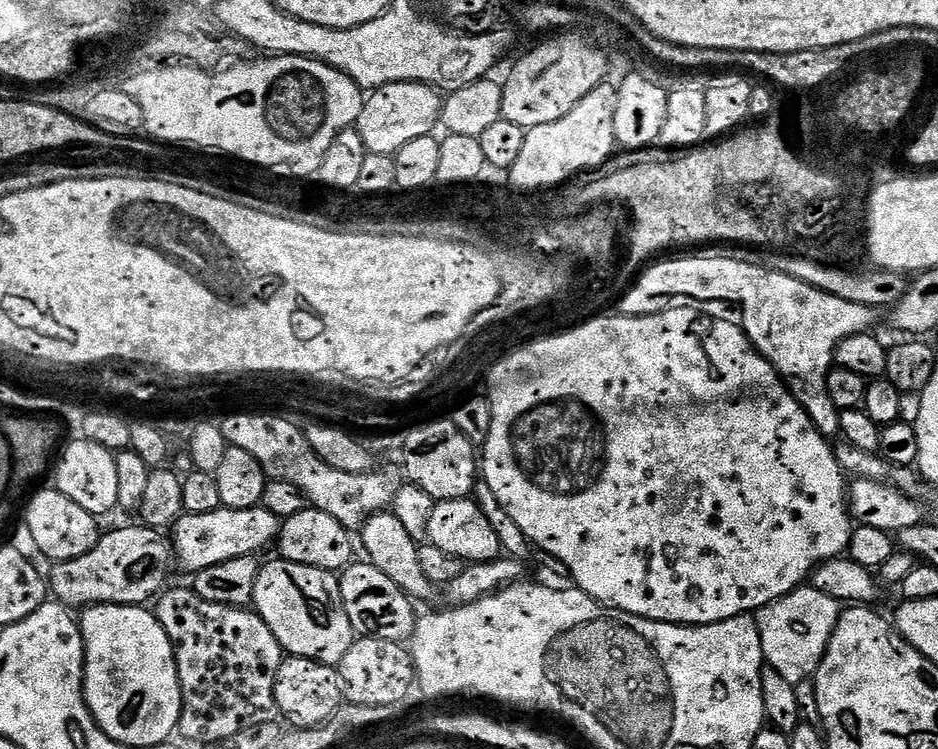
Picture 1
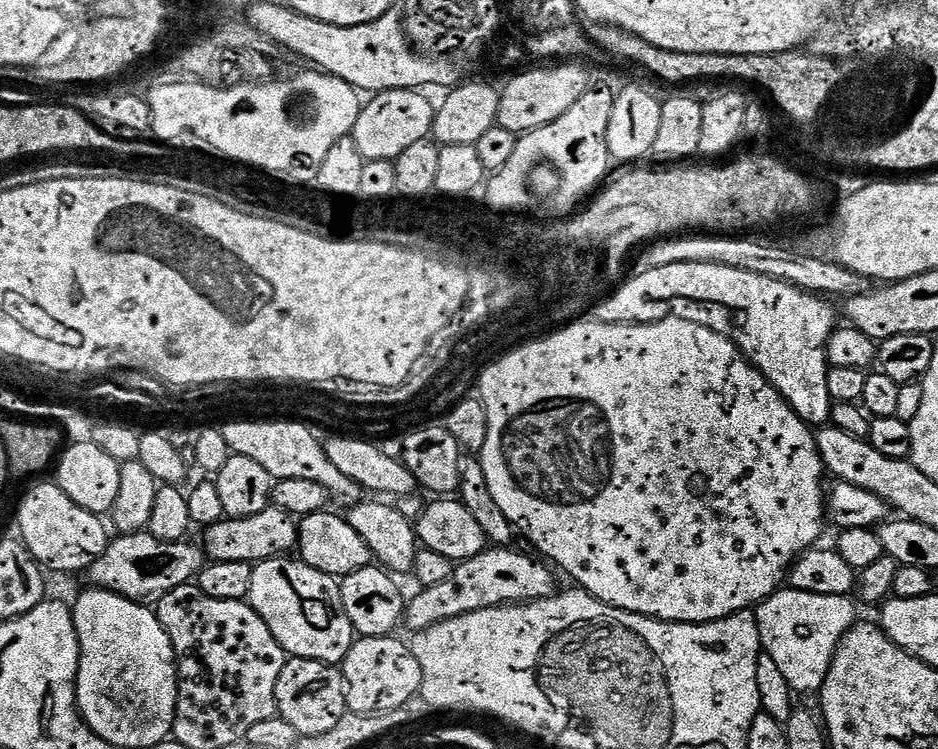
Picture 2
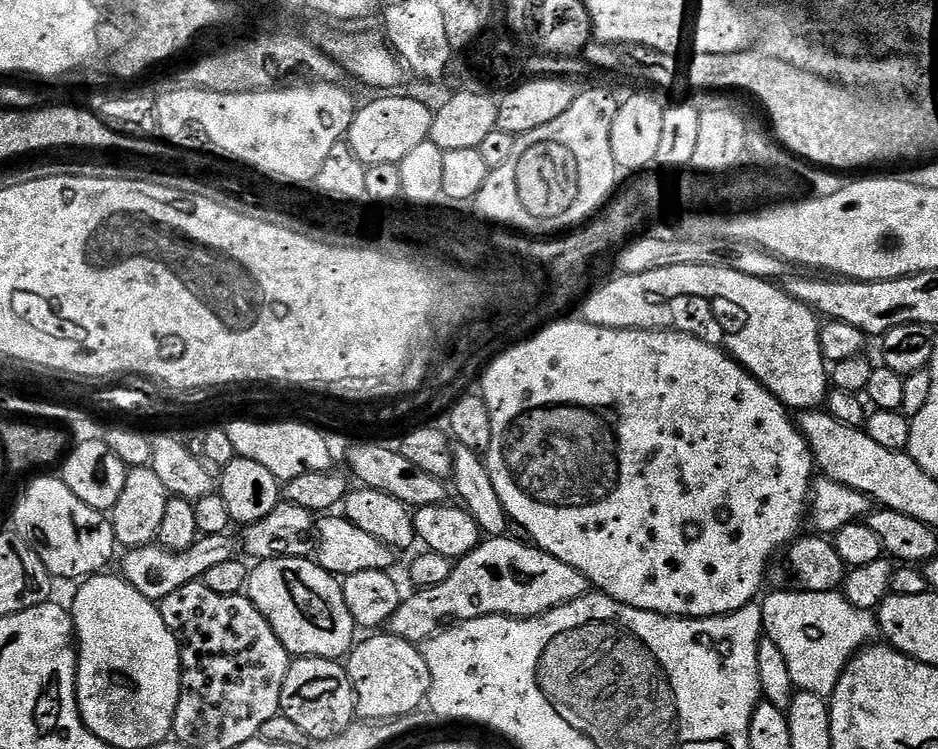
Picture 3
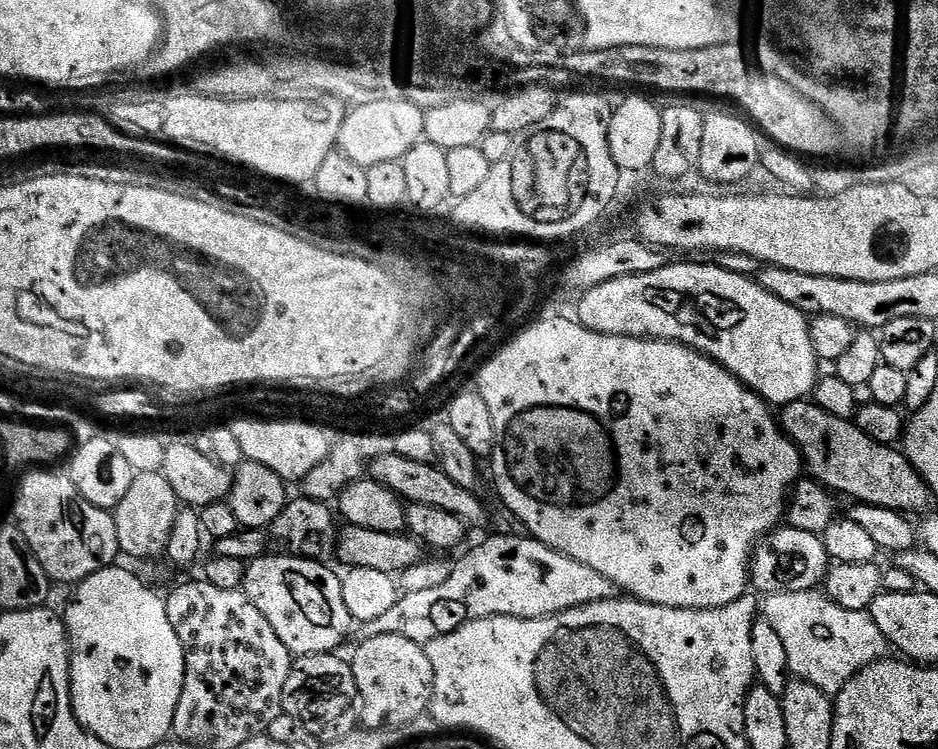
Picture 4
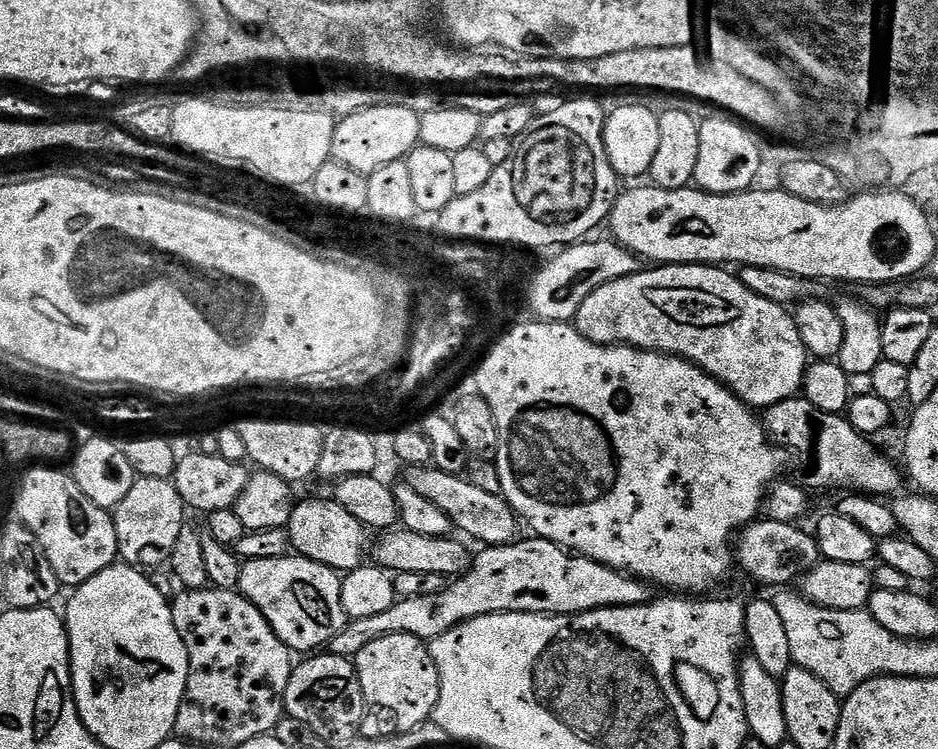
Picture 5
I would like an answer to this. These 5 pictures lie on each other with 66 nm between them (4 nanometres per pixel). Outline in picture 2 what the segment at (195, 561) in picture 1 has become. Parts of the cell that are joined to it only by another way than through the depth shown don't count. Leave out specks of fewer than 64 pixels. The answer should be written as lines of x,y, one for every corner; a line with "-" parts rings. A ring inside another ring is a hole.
270,506
262,510
262,514
250,514
248,518
222,519
215,521
203,529
202,547
207,559
212,562
246,562
253,566
261,560
284,558
298,544
297,517
284,509

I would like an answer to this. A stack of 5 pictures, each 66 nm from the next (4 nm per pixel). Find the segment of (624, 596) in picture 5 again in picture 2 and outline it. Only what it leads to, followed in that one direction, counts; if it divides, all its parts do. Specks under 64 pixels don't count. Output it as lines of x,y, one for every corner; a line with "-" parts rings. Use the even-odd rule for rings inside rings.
489,546
482,554
459,561
446,582
439,586
420,588
417,596
407,601
403,623
409,624
411,631
417,633
467,612
523,604
530,600
544,600
553,595
558,588
555,578
552,577
553,569
543,559
535,555
527,556
524,552
515,552
514,549
512,546

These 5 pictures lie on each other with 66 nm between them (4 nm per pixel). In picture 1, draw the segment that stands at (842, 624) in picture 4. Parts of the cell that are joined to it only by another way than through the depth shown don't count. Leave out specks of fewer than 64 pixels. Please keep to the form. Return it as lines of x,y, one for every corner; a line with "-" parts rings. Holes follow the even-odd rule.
811,586
795,588
781,600
759,609
754,619
762,642
765,665
778,670
778,674
782,674
786,682
797,686
803,685
802,682
807,676
808,679
815,677
826,654
826,646
830,646
834,626
838,626
841,611
842,605
838,601
826,598
826,594

